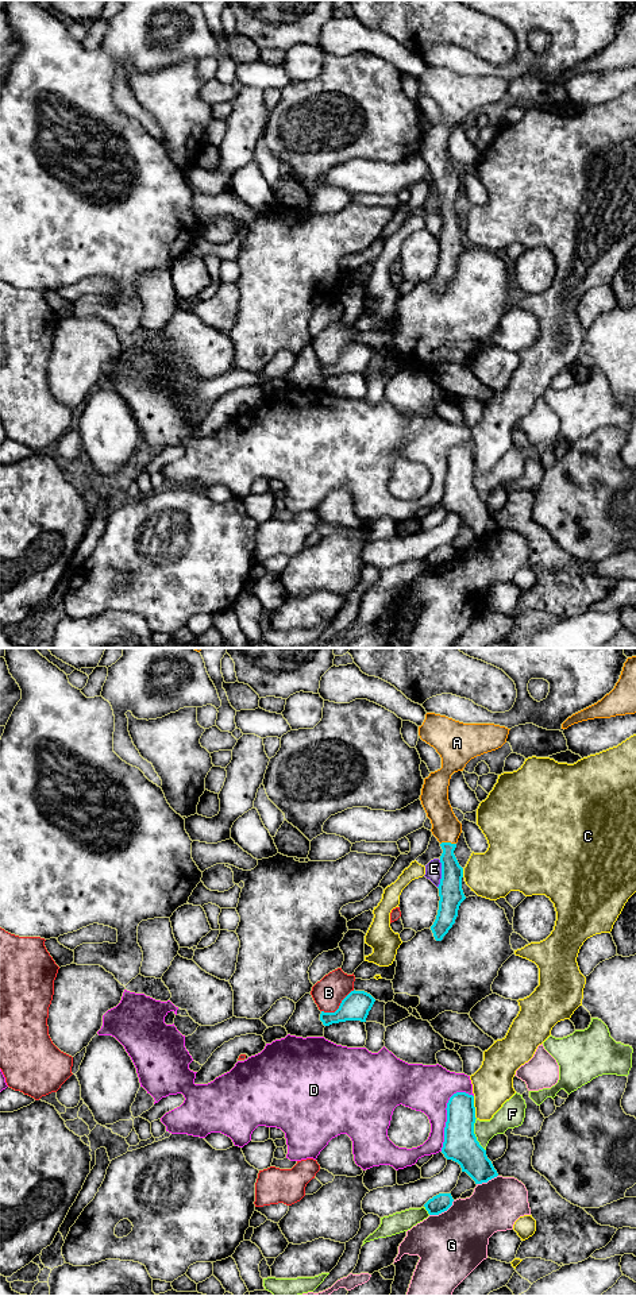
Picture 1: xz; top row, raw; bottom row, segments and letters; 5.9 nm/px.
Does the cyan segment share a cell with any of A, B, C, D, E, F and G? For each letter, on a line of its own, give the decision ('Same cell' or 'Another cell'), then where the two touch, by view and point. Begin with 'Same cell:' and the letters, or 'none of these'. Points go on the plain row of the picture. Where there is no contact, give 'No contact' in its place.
Same cell: A
A: Same cell. Touches cyan at xz (447, 195)
B: Another cell. Touches cyan at xz (339, 358)
C: Another cell. Touches cyan at xz (474, 459)
D: Another cell. Touches cyan at xz (447, 466)
E: Another cell. Touches cyan at xz (442, 226)
F: Another cell. Touches cyan at xz (474, 486)
G: Another cell. Touches cyan at xz (442, 563)

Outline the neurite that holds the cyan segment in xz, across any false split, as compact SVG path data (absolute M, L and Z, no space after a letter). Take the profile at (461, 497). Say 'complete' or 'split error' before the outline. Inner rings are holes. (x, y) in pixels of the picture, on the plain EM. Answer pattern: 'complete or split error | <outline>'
complete | M466 444L454 446L447 455L447 474L442 505L458 514L475 536L487 535L498 528L486 502L474 486L474 448Z

